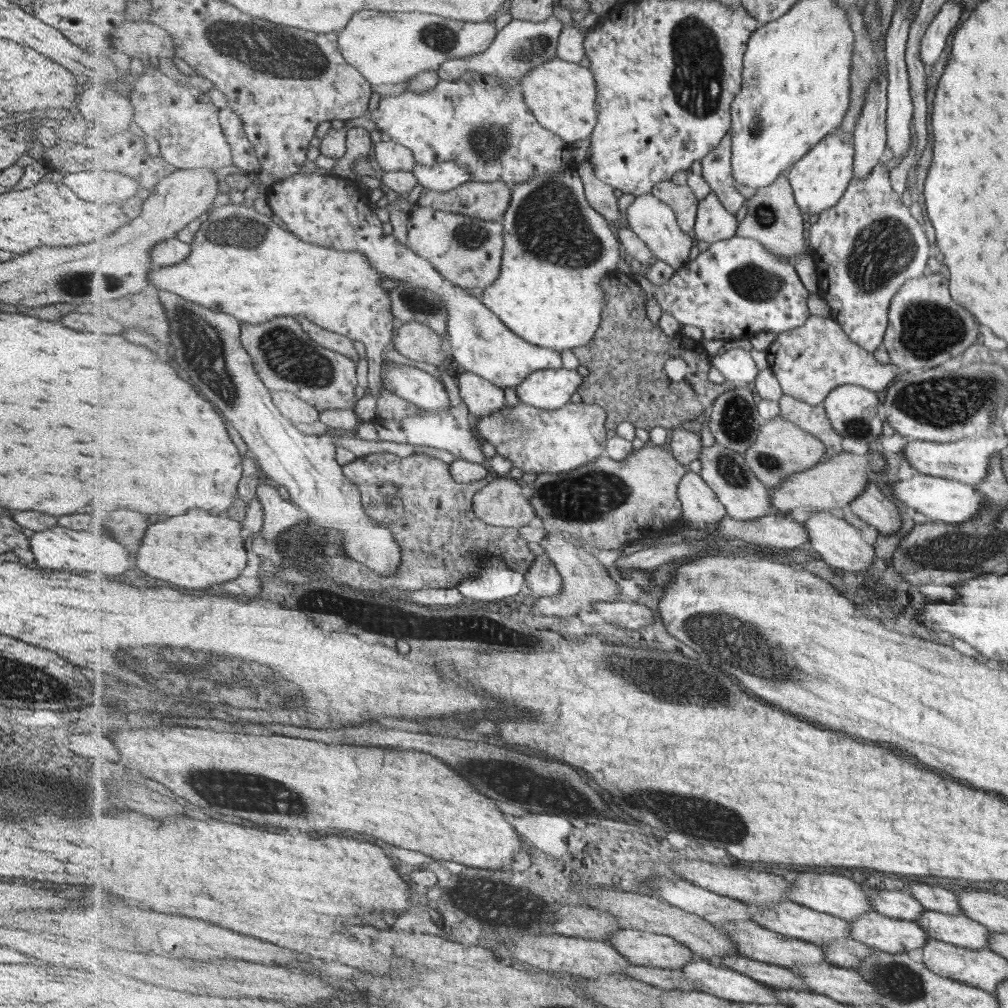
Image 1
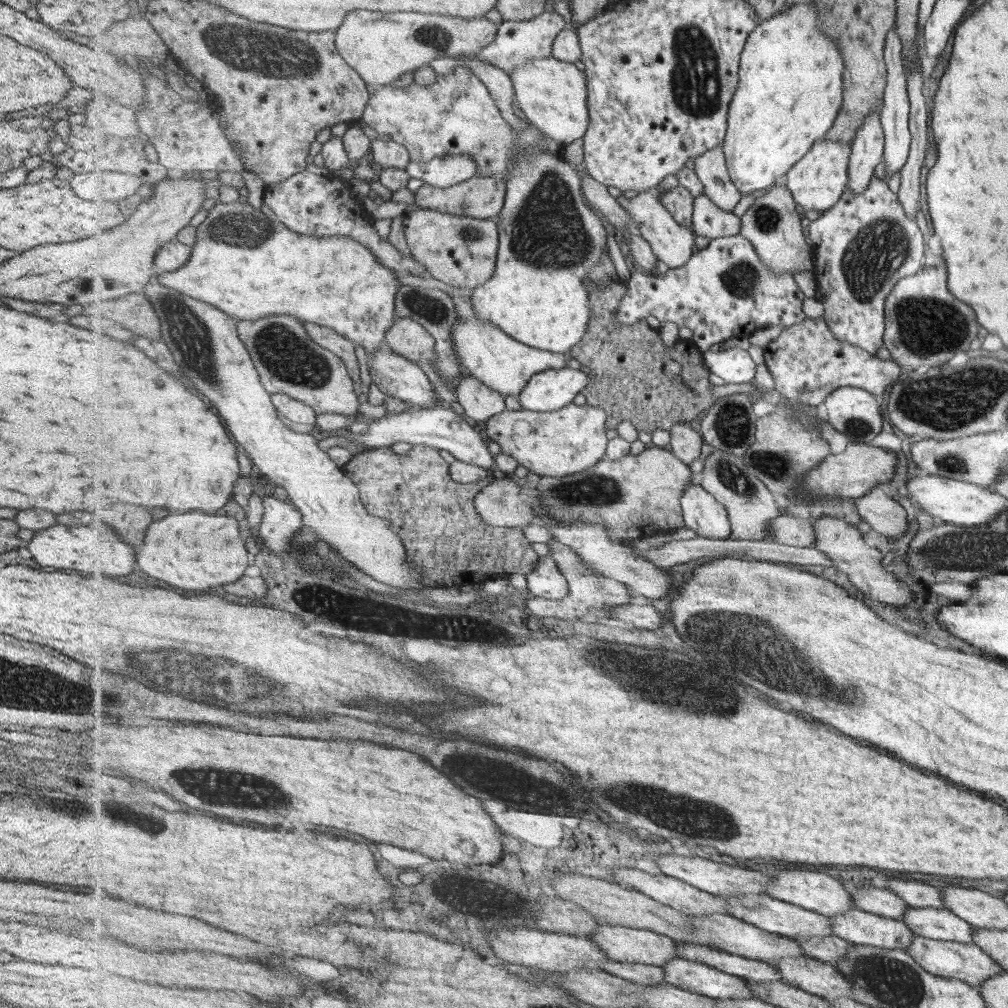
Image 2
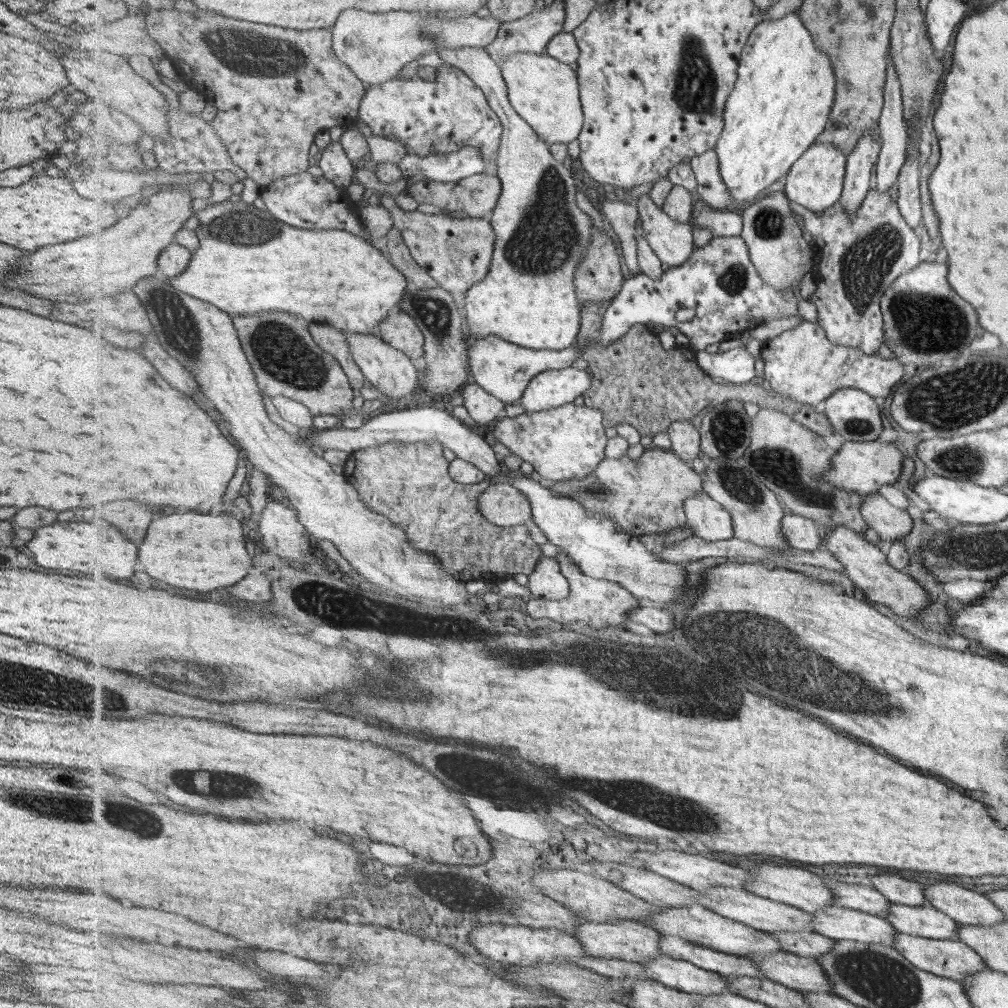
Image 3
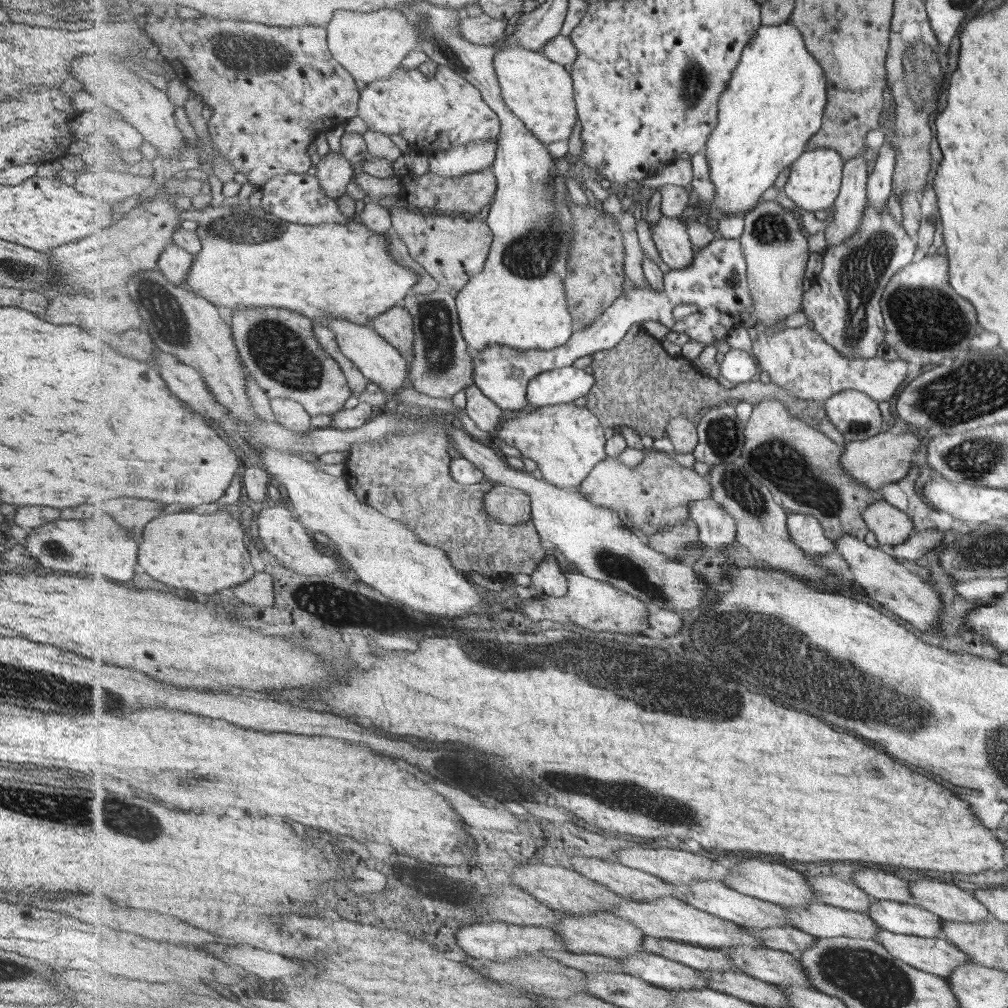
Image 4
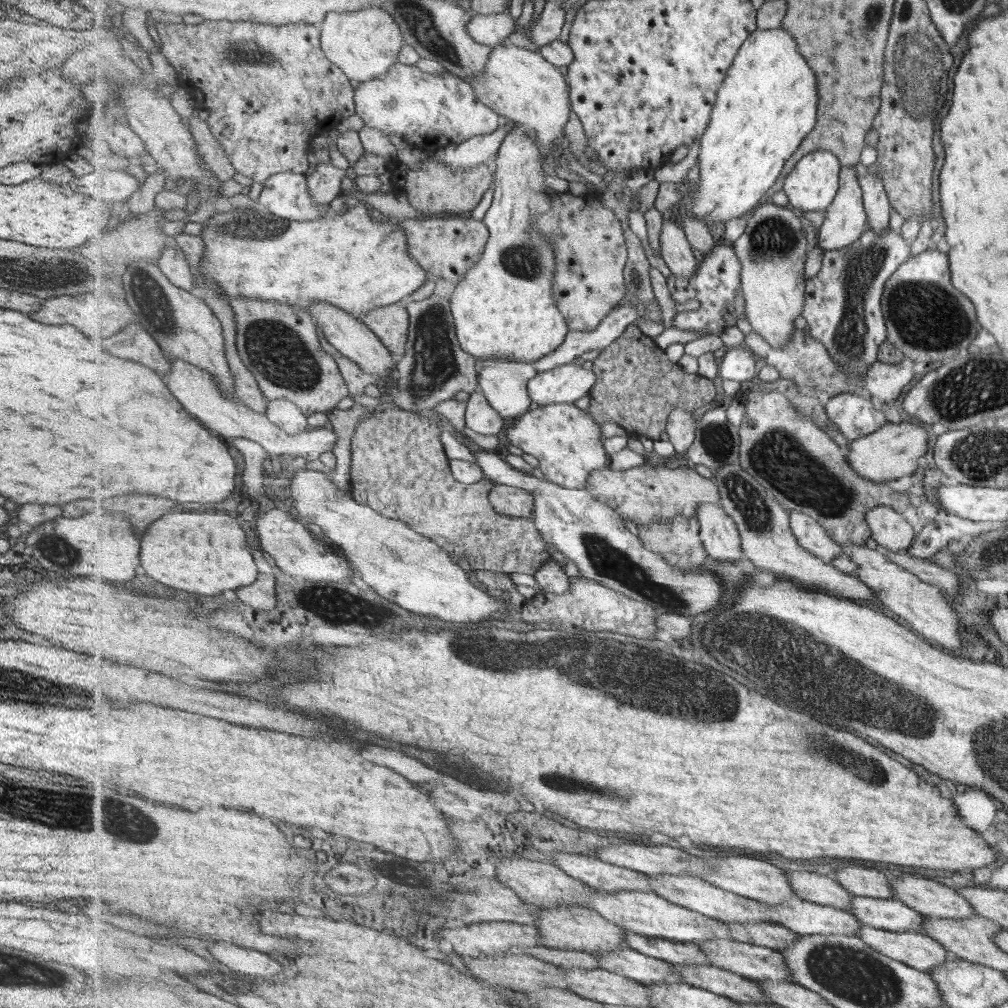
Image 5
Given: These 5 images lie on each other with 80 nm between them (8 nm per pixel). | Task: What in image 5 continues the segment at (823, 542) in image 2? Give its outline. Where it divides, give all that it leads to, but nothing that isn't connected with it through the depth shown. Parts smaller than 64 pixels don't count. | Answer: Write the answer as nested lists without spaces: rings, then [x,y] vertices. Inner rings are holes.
[[[851,545],[846,551],[853,558],[853,562],[859,565],[858,578],[864,581],[869,589],[873,589],[881,599],[882,605],[887,606],[901,620],[907,621],[914,632],[927,638],[935,646],[943,650],[959,648],[961,643],[957,632],[959,619],[937,586],[921,582],[915,574],[907,572],[899,564],[891,562],[885,554],[867,548],[866,545]]]

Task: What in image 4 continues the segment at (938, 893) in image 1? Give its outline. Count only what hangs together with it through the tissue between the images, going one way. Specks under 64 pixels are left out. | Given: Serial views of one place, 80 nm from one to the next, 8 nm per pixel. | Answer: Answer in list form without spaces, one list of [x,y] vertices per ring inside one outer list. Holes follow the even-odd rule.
[[[865,870],[857,871],[850,882],[858,884],[878,900],[893,900],[903,903],[913,900],[910,878],[903,879],[895,874]]]

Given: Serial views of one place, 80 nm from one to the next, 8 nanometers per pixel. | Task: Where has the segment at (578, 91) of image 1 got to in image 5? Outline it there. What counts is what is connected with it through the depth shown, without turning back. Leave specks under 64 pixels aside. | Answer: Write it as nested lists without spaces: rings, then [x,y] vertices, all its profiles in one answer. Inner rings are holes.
[[[509,43],[497,45],[492,49],[485,73],[465,78],[465,82],[475,88],[481,104],[497,112],[505,121],[536,130],[540,145],[549,146],[565,137],[565,126],[572,110],[568,78],[540,50],[527,50]]]

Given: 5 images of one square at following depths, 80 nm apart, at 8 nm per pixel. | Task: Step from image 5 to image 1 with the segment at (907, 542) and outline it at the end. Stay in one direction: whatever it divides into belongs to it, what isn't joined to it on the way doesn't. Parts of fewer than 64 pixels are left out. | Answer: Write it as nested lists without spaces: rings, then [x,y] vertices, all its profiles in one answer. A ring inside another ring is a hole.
[[[874,481],[849,506],[859,519],[873,525],[879,533],[890,535],[902,527],[899,507],[885,497]]]

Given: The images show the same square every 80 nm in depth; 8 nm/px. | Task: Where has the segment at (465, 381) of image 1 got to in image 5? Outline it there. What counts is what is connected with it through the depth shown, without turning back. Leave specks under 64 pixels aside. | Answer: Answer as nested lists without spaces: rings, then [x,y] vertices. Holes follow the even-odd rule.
[[[484,393],[469,394],[466,404],[465,425],[479,434],[499,434],[505,419],[495,410]]]

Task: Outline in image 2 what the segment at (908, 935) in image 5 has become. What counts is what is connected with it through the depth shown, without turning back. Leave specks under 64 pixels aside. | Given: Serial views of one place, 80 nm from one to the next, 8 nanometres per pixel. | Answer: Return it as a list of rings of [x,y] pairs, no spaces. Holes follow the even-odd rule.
[[[916,935],[914,943],[907,949],[919,964],[922,964],[935,976],[962,980],[965,981],[965,984],[976,988],[984,980],[988,980],[990,976],[1003,972],[997,961],[994,961],[983,949],[973,943],[961,944],[959,942],[933,940]]]

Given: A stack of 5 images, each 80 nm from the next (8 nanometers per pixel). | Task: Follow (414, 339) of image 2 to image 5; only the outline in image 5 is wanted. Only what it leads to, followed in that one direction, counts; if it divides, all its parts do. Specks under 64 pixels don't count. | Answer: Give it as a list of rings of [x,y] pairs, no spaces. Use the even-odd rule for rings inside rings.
[[[399,302],[389,306],[374,308],[374,310],[363,316],[360,320],[368,324],[369,328],[372,328],[373,332],[380,336],[380,339],[389,347],[393,354],[397,354],[397,356],[401,356],[401,359],[403,359],[406,344],[410,337],[410,314],[408,313],[406,303]]]

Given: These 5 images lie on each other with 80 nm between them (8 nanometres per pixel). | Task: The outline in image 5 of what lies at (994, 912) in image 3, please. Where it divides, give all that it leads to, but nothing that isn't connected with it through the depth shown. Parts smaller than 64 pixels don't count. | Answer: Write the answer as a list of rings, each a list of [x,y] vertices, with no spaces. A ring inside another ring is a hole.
[[[898,876],[892,880],[896,898],[926,917],[967,918],[976,912],[952,887],[927,878]]]

